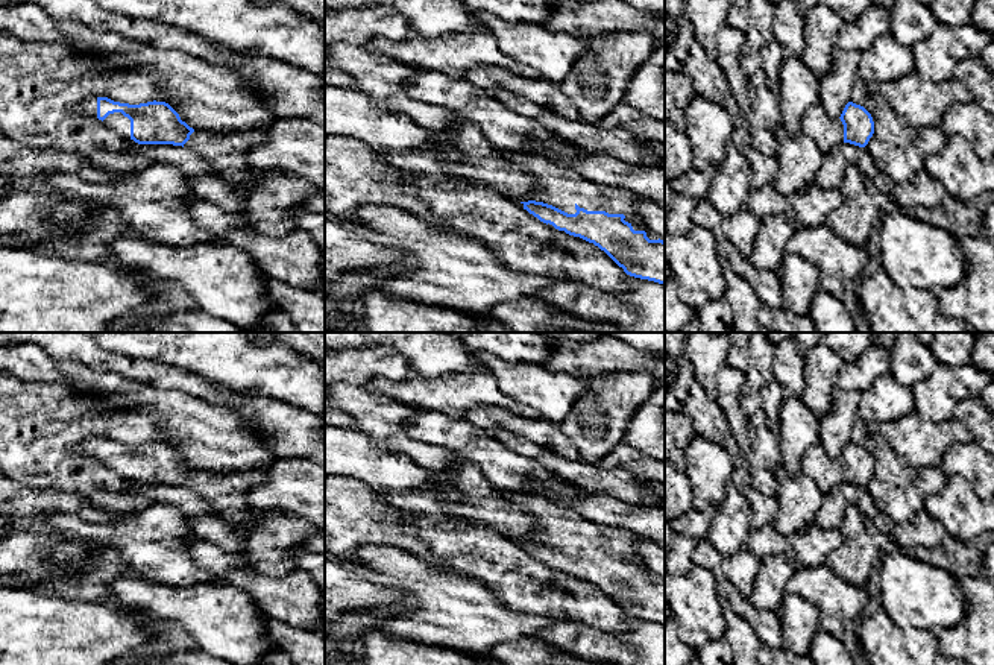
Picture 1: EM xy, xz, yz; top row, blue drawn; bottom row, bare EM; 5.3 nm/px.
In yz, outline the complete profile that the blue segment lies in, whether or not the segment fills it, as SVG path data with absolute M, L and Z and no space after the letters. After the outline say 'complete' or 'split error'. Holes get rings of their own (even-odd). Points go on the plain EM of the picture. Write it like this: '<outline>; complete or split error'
M848 442L839 459L832 459L821 445L809 448L801 460L801 471L829 493L842 483L865 487L874 474L871 454L860 445Z; split error

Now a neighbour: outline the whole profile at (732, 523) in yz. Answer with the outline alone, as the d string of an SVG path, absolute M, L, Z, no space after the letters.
M733 483L725 486L724 500L716 506L716 515L707 533L707 541L722 556L734 556L744 548L744 539L751 530L754 512Z

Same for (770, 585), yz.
M772 554L760 559L760 568L754 578L748 600L762 610L777 612L786 592L786 585L795 572L797 563L785 554Z

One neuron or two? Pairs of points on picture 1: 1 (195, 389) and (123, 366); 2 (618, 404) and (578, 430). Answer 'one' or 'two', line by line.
1: one
2: one

